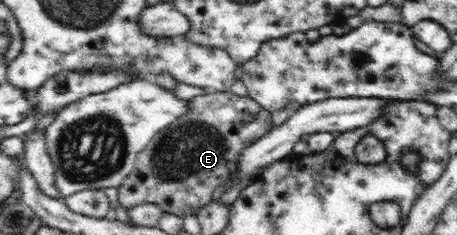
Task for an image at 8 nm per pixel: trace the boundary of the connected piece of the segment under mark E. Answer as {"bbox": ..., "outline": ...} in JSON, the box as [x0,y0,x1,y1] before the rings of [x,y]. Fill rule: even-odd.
{"bbox":[117,90,272,216],"outline":[[[231,90],[198,95],[188,100],[188,112],[154,135],[146,148],[136,156],[134,171],[117,188],[119,205],[131,209],[142,203],[156,204],[162,212],[180,216],[184,216],[185,208],[206,205],[214,200],[214,196],[222,196],[218,188],[222,188],[224,181],[234,174],[234,164],[238,164],[241,151],[262,138],[272,127],[271,112],[249,96],[238,96]]]}

